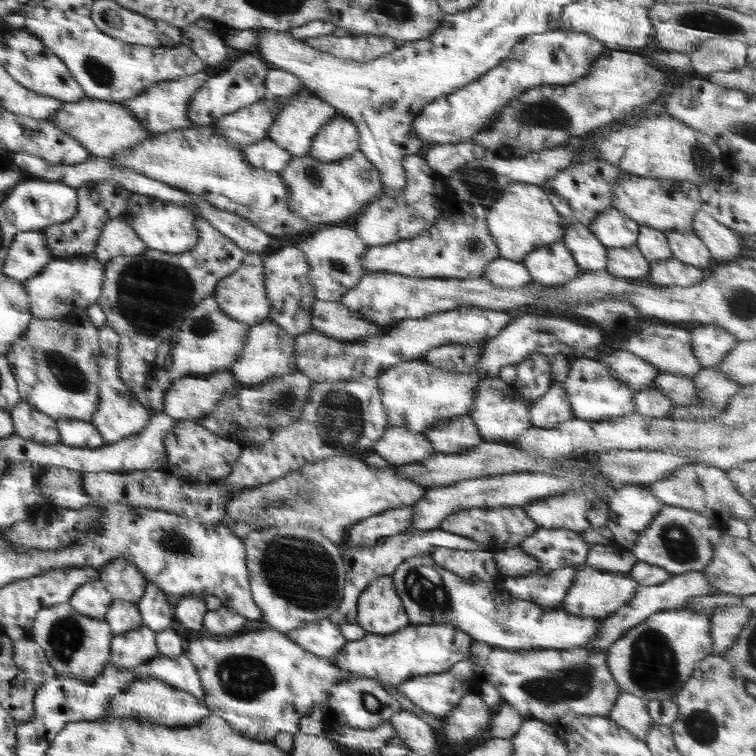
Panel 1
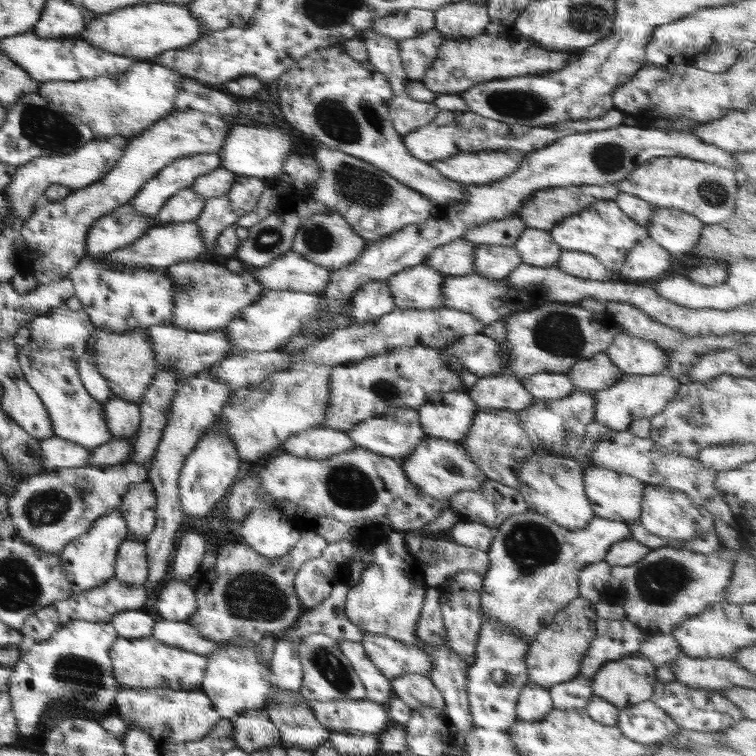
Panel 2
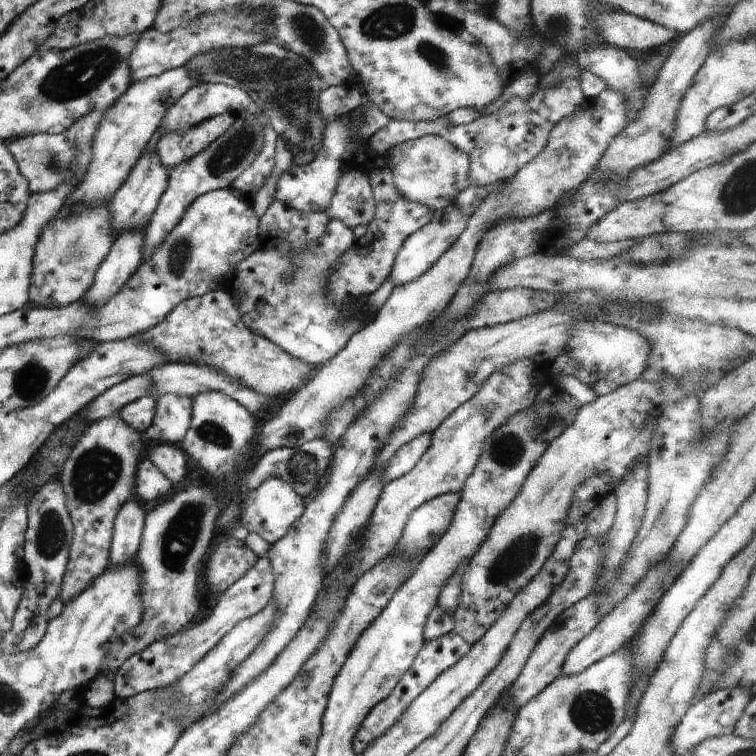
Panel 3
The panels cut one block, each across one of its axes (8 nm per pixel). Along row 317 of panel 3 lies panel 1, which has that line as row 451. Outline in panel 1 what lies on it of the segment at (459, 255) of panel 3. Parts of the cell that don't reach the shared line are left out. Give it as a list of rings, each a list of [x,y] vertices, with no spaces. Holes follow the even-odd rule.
[[[392,425],[386,427],[373,449],[390,465],[412,464],[437,454],[422,433]]]

